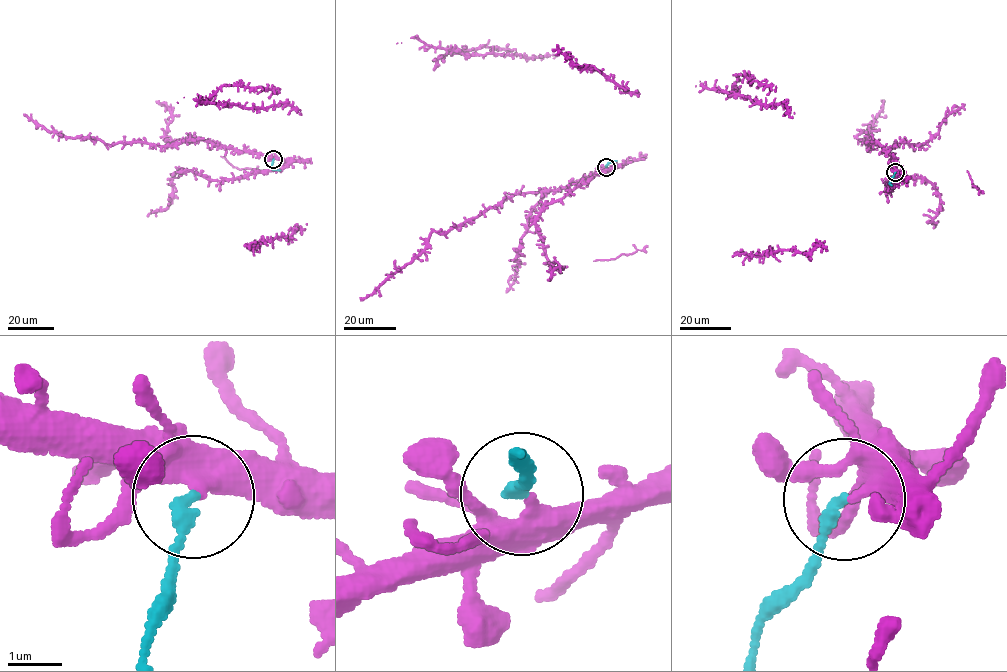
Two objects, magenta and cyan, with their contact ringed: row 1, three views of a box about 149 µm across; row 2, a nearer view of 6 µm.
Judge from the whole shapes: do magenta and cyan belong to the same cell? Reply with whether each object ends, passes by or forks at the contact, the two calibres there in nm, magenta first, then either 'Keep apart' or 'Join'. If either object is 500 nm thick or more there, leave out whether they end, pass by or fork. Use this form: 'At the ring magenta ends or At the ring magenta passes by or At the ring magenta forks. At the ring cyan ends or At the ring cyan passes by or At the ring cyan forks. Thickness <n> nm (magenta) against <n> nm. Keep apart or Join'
At the ring magenta ends. At the ring cyan ends. Thickness 380 nm (magenta) against 200 nm. Keep apart

